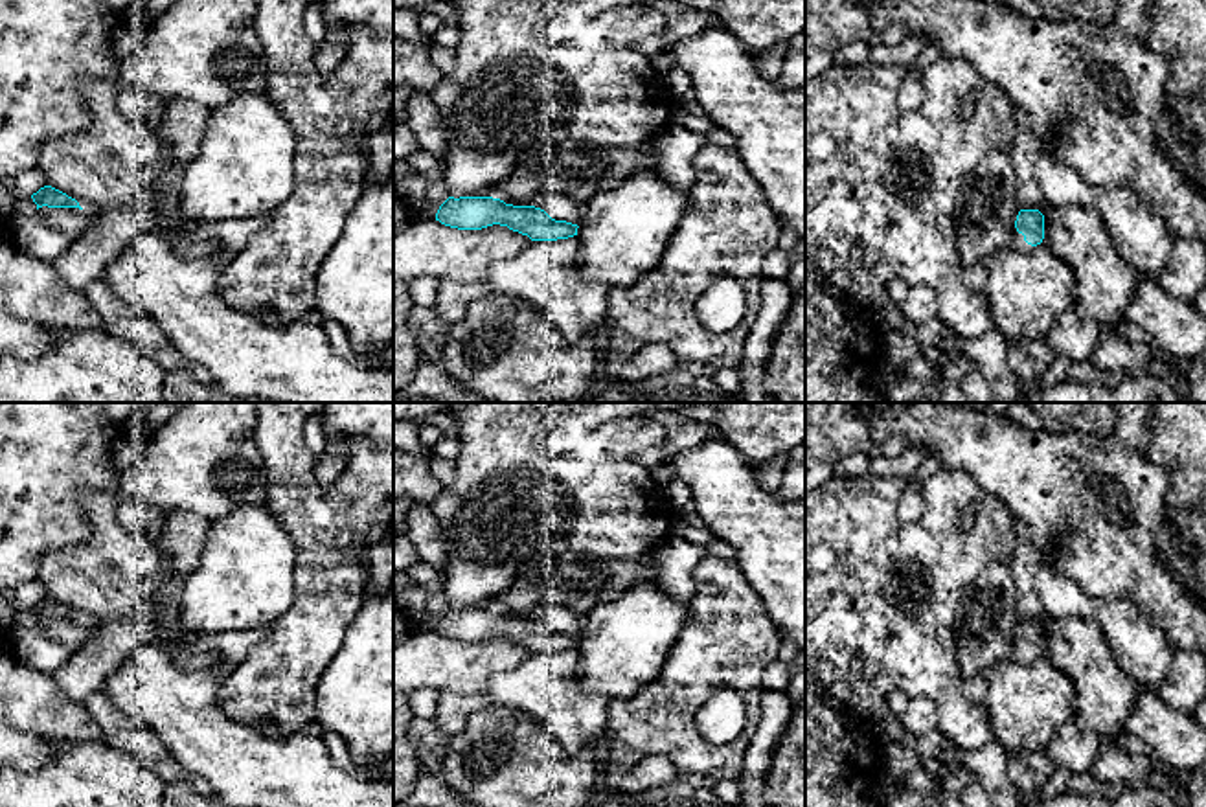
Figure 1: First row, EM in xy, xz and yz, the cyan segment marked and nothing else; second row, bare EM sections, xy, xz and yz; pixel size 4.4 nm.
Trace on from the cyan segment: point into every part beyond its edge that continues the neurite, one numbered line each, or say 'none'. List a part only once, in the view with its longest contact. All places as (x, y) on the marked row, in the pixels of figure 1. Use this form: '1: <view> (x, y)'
1: yz (1019, 241)

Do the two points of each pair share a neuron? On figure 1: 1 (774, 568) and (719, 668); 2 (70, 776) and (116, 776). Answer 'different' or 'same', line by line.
1: different
2: same

